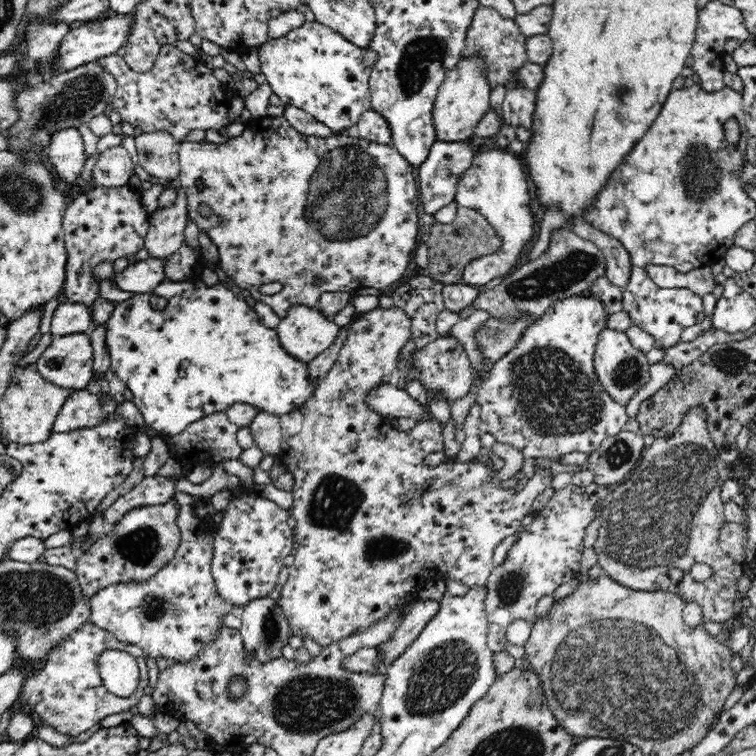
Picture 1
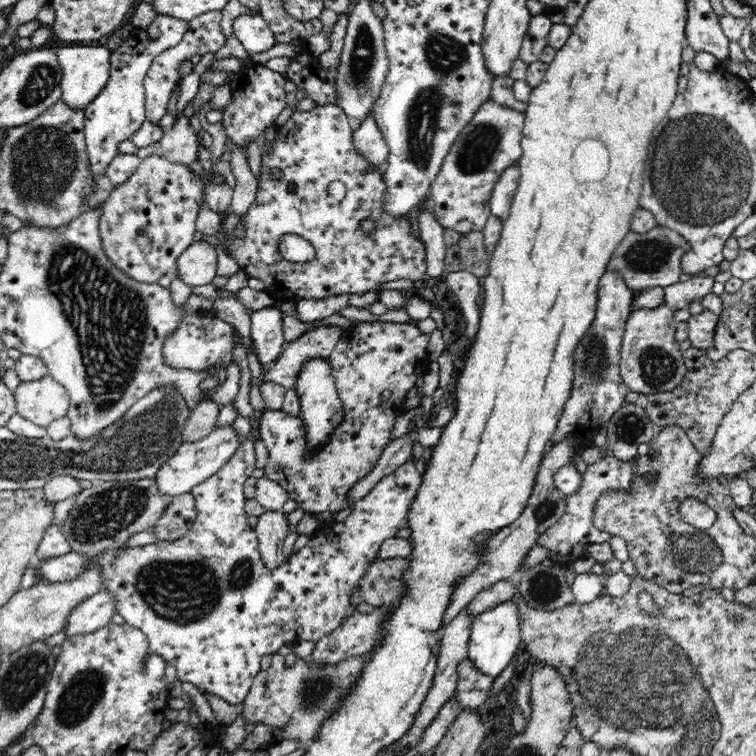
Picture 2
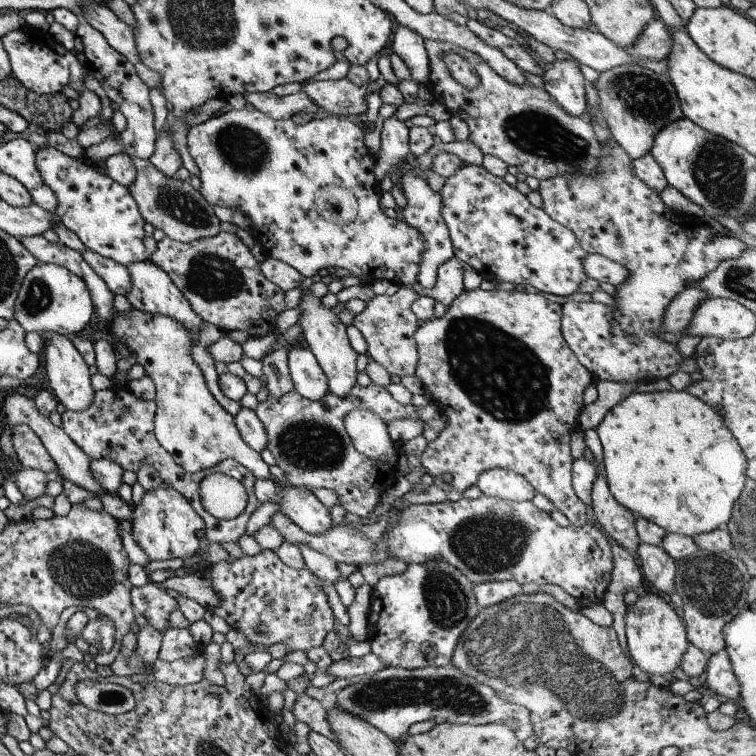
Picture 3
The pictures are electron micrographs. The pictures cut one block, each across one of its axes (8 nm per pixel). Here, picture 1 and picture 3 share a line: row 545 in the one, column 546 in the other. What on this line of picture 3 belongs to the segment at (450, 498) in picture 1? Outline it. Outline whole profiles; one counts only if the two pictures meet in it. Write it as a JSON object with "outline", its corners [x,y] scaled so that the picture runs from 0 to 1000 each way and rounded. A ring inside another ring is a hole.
{"outline":[[[634,381],[622,385],[614,384],[593,402],[591,410],[589,410],[583,419],[563,423],[552,433],[549,442],[546,442],[553,471],[548,496],[557,504],[561,519],[570,524],[573,534],[591,553],[589,566],[579,571],[575,582],[565,586],[562,595],[553,604],[554,614],[560,616],[561,624],[570,631],[583,632],[585,628],[594,630],[593,646],[601,647],[608,653],[614,653],[619,646],[631,638],[631,630],[636,624],[652,619],[679,622],[679,624],[692,630],[702,640],[708,652],[724,659],[729,668],[731,668],[731,672],[739,675],[758,696],[771,696],[775,692],[774,688],[776,688],[774,685],[774,668],[761,656],[757,647],[755,618],[758,606],[753,599],[753,579],[755,579],[755,571],[761,571],[765,566],[763,550],[766,550],[772,536],[770,530],[771,516],[780,507],[784,507],[786,501],[780,492],[766,481],[763,474],[761,474],[753,458],[750,458],[750,452],[745,450],[741,434],[742,405],[734,399],[728,399],[718,393],[718,389],[713,388],[713,385],[704,382],[694,386],[687,386],[683,382],[665,385],[665,381],[663,384],[652,382],[651,385],[640,385]]]}

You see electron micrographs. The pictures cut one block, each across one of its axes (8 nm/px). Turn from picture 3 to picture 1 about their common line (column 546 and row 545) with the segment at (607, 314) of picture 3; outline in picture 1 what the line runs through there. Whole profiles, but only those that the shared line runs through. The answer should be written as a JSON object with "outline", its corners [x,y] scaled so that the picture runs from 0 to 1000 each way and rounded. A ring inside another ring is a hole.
{"outline":[[[231,651],[229,655],[235,680],[233,690],[238,700],[239,714],[230,733],[220,749],[201,765],[185,767],[185,770],[156,770],[130,780],[118,791],[119,820],[143,836],[147,836],[156,847],[167,852],[179,852],[190,861],[193,868],[201,872],[218,870],[222,876],[245,877],[253,874],[272,853],[276,853],[288,840],[291,832],[296,831],[296,816],[308,804],[308,796],[294,792],[288,787],[286,771],[280,762],[280,739],[283,735],[283,701],[284,696],[278,687],[262,683],[255,669],[262,664],[272,664],[278,657],[257,656],[251,651]]]}

